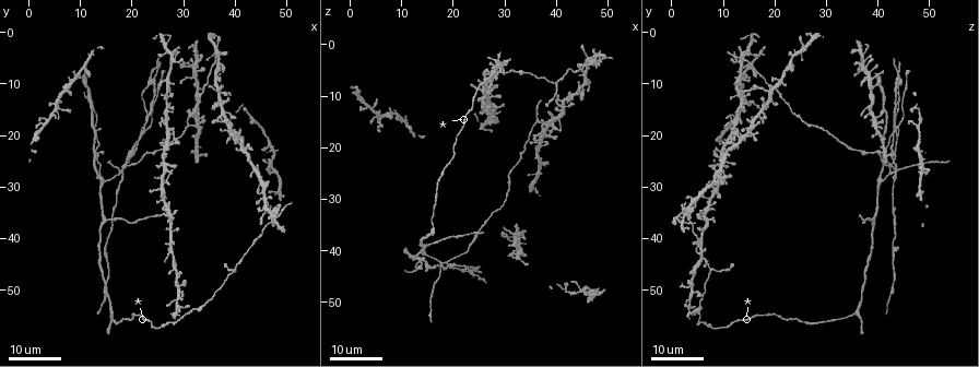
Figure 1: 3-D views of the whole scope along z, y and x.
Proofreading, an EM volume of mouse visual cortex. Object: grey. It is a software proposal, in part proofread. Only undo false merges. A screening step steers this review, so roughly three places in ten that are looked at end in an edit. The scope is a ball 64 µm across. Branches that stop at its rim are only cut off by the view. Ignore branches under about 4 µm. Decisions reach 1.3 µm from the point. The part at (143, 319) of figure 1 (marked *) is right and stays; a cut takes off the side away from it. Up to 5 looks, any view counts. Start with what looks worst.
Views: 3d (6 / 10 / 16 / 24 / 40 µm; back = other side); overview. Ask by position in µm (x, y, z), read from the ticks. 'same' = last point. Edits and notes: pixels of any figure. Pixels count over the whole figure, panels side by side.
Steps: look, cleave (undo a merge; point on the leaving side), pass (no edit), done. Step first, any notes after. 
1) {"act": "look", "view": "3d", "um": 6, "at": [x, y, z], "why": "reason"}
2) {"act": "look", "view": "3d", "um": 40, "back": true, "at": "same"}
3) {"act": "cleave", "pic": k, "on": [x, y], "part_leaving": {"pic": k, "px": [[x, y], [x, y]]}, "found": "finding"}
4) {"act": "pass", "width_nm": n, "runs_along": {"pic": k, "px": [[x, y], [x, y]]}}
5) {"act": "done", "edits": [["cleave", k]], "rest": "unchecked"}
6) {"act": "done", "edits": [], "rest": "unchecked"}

{"act": "look", "view": "3d", "um": 24, "at": [18.5, 27.5, 43.5], "why": "small branch off a trunk"}

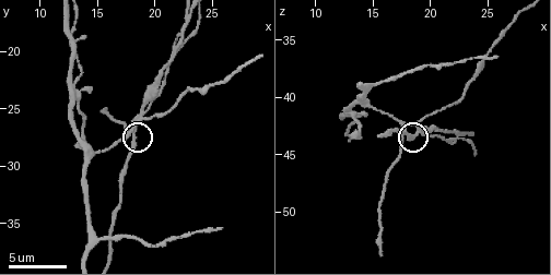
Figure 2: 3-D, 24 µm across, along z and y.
{"act": "look", "view": "3d", "um": 10, "at": "same"}

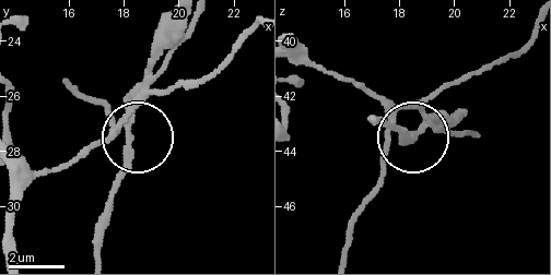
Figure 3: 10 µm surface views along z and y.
{"act": "look", "view": "3d", "um": 6, "at": [18.2, 27.2, 43.5], "why": "closer look"}

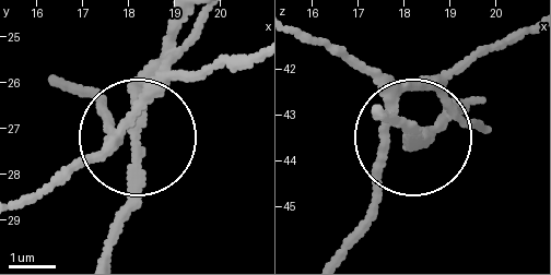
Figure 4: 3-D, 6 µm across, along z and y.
{"act": "pass", "arms": 4, "runs_along": {"pic": 4, "px": [[24, 194], [110, 140], [138, 144], [142, 187], [118, 241]]}, "found": "all the same cell"}

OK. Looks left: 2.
{"act": "look", "view": "3d", "um": 24, "at": [33.0, 18.5, 40.0], "why": "four or more arms meet"}

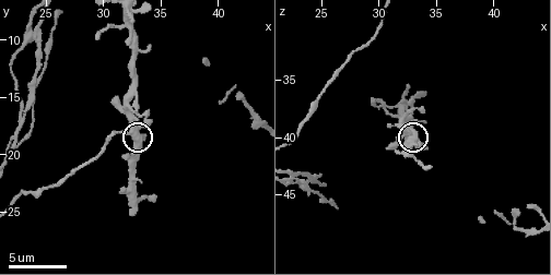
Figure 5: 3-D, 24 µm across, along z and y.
{"act": "look", "view": "3d", "um": 10, "at": "same", "why": "closer look"}

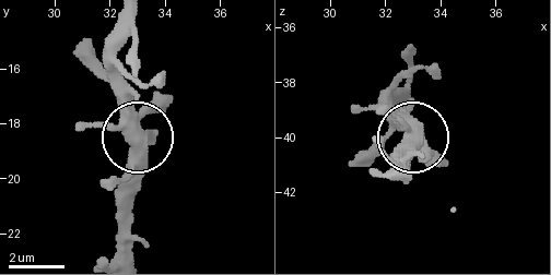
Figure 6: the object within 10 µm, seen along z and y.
{"act": "pass", "width_nm": 430, "found": "continuous, no second cell"}

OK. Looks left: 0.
{"act": "done", "edits": [], "rest": "unchecked"}

